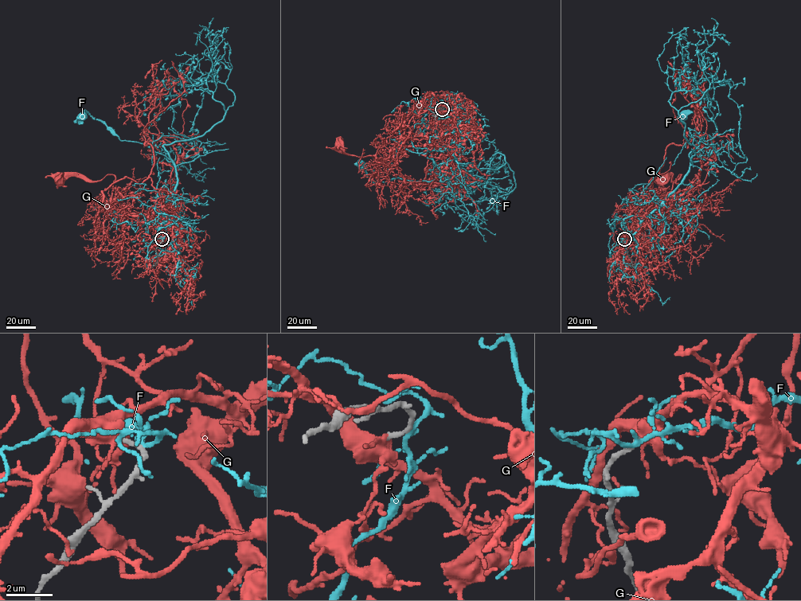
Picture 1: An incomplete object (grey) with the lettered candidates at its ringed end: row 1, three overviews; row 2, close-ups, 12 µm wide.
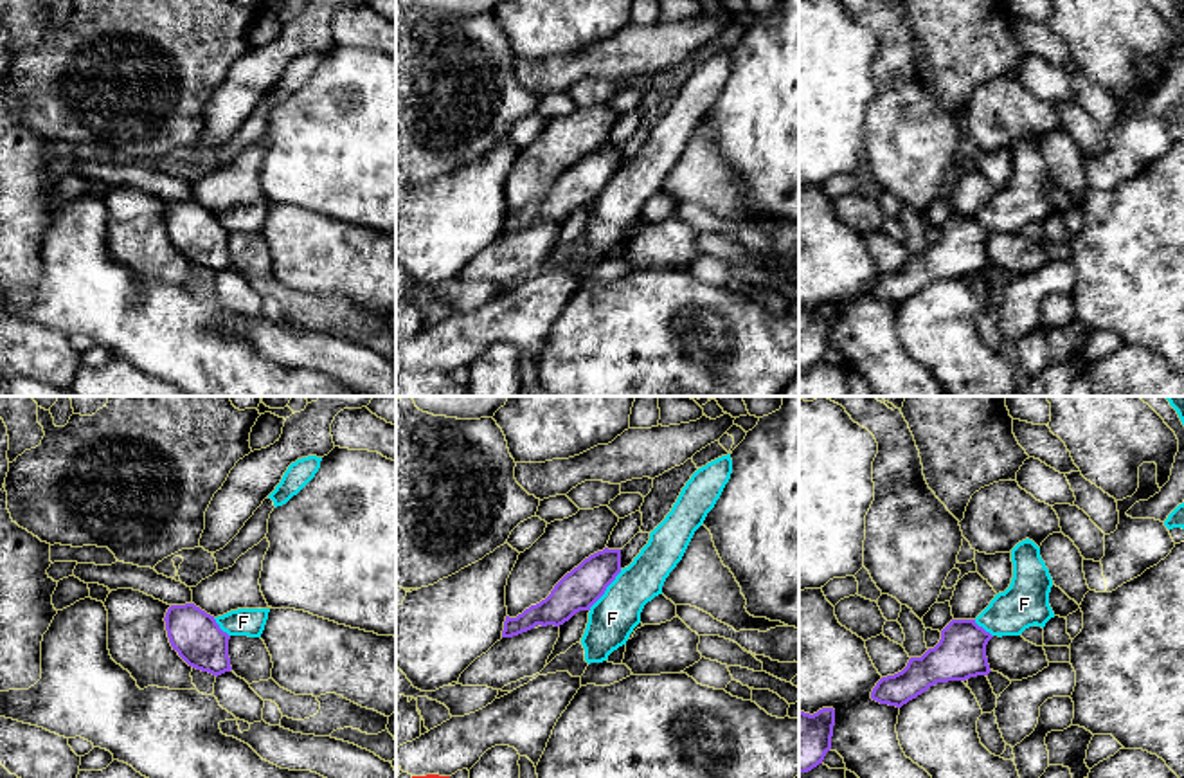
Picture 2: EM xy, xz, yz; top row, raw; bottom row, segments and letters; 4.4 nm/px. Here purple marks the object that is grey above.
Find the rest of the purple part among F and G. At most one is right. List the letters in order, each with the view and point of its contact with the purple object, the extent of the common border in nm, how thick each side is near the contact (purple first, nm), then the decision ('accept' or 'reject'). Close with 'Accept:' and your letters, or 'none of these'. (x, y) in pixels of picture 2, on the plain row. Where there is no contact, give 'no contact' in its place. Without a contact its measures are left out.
F: xz (605, 186) | 240 nm | 180/220 nm | reject
G: no contact | reject
Accept: none of these

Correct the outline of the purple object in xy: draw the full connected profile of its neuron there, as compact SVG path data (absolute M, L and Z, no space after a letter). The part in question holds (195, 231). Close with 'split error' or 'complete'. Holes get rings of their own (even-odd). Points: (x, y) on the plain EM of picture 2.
M194 200L171 202L166 209L166 227L173 247L193 265L221 272L230 268L229 236L214 213Z; complete

